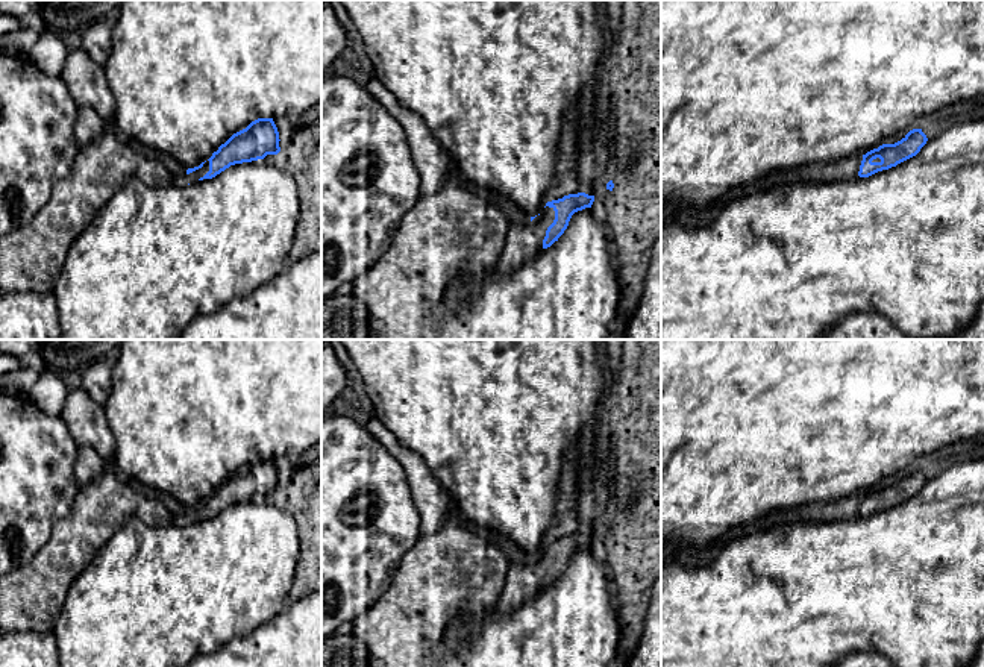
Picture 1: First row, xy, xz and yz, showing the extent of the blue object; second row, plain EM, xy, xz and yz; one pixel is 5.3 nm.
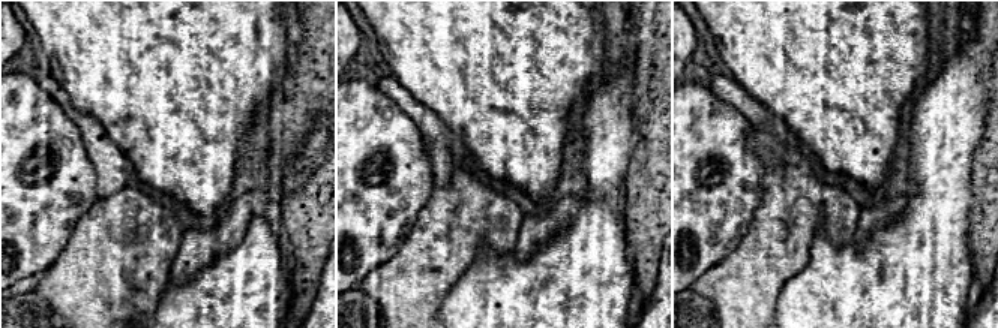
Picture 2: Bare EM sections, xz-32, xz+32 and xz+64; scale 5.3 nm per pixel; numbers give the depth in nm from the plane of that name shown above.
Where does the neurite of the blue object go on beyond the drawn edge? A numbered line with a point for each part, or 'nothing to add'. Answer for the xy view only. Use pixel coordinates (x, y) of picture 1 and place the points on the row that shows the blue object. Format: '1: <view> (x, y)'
1: xy (194, 176)

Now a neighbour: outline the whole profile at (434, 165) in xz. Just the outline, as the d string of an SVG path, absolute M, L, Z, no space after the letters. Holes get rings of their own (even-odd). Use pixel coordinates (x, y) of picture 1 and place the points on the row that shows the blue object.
M370 77L362 86L402 126L412 162L420 174L420 194L431 196L456 171L453 161L434 138L423 118L403 108L393 92Z

